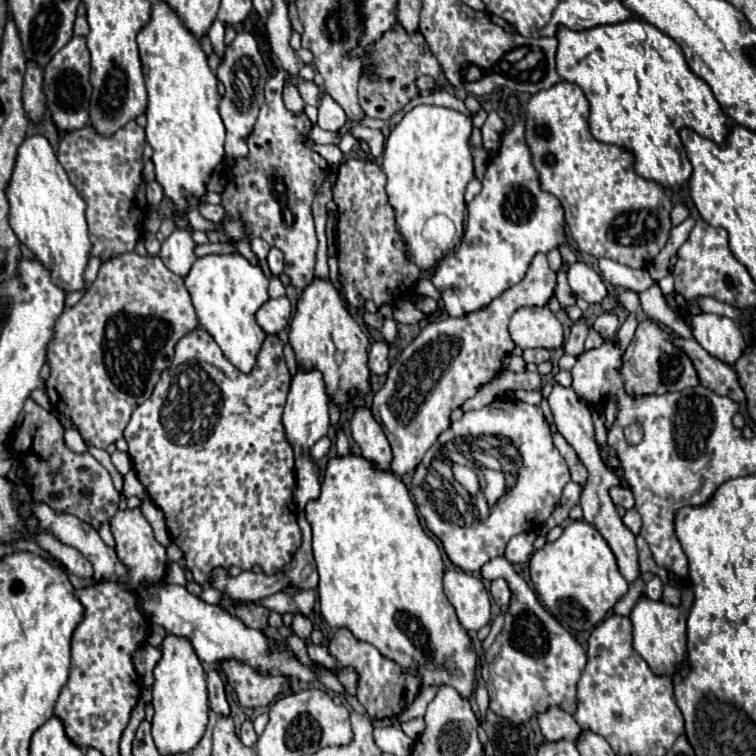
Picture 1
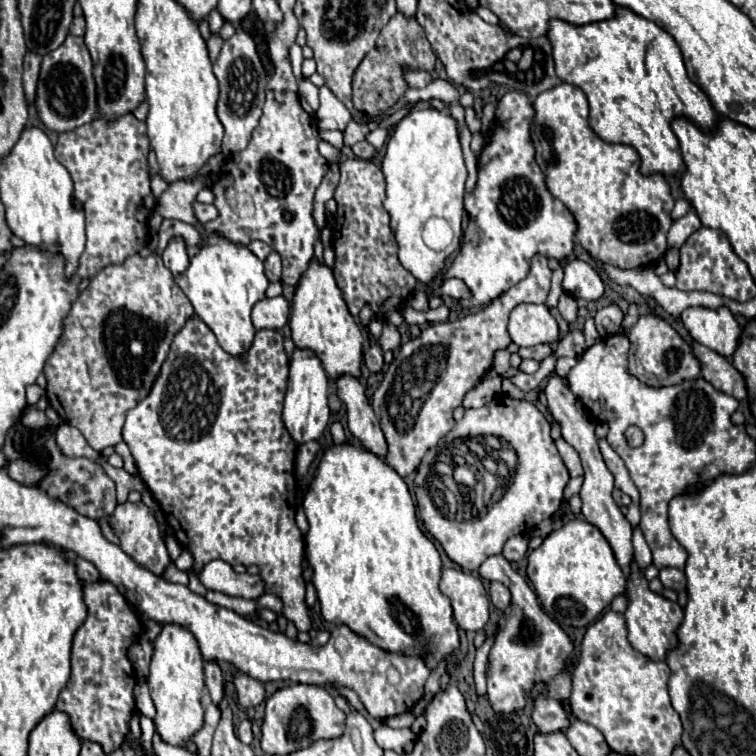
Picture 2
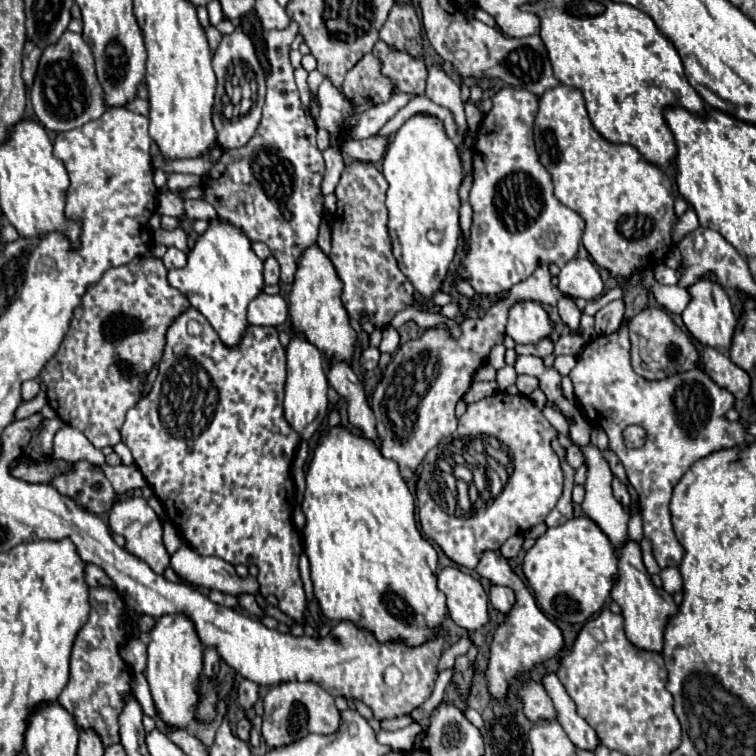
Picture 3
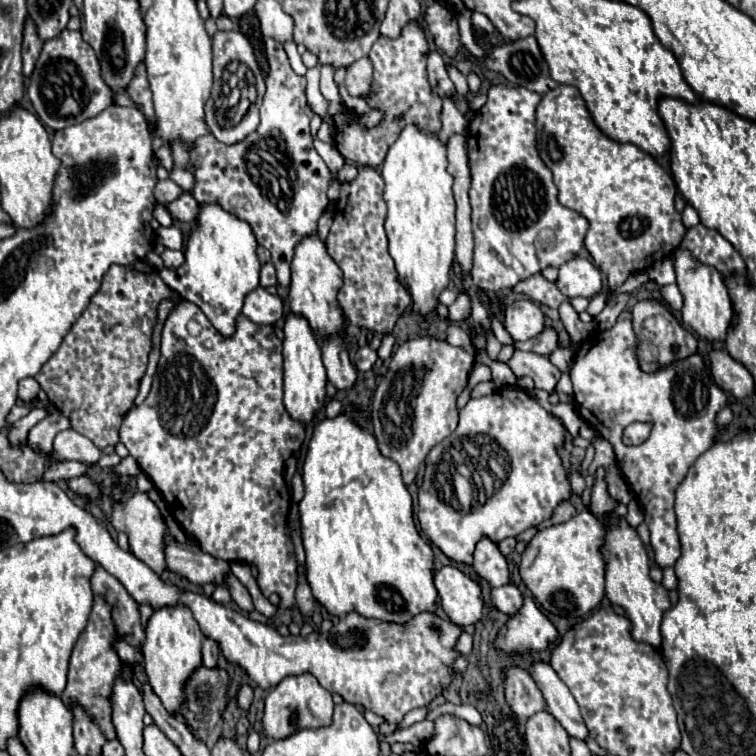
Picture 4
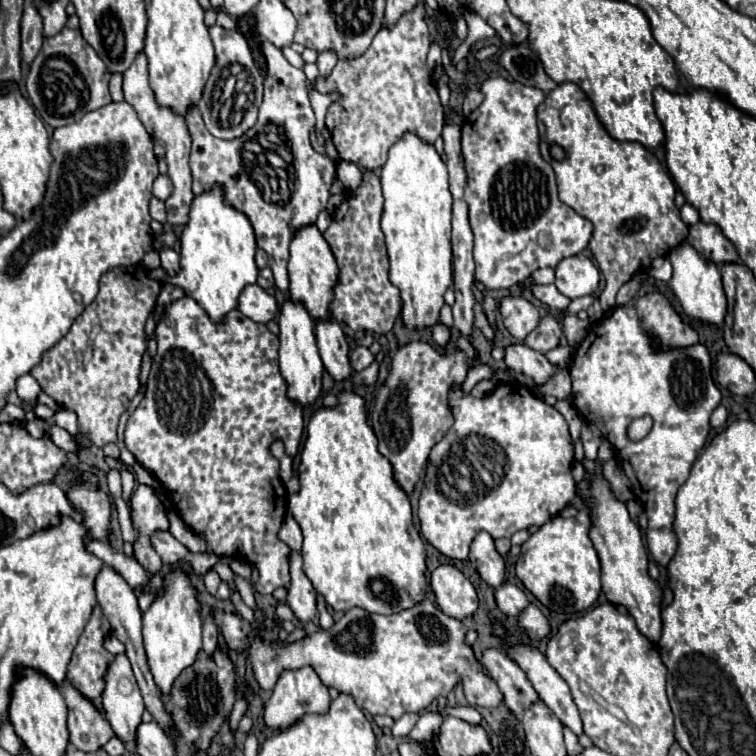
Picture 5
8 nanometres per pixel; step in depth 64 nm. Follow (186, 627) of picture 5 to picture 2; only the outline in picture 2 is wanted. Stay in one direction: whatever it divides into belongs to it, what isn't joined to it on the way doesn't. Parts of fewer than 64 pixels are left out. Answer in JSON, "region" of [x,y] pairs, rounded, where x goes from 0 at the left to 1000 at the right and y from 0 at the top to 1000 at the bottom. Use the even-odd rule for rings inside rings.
{"region":[[[228,825],[214,828],[212,841],[204,847],[204,868],[198,876],[196,907],[206,934],[206,971],[220,984],[246,989],[246,984],[254,981],[259,968],[270,960],[270,873],[265,868],[257,841],[249,833]]]}

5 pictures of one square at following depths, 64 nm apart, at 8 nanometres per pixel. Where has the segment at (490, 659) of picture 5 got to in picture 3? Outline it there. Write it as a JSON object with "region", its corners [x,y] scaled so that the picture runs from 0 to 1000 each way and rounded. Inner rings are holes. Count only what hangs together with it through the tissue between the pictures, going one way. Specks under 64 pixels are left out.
{"region":[[[696,902],[688,910],[688,921],[693,926],[693,944],[698,947],[701,955],[717,955],[717,952],[735,952],[735,937],[722,918],[717,905],[709,902]]]}

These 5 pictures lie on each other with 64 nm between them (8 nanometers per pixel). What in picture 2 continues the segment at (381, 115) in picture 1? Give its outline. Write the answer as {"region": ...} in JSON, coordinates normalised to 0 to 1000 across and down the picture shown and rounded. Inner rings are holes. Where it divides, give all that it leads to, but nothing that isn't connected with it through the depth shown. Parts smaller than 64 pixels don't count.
{"region":[[[529,19],[519,21],[516,29],[503,40],[503,48],[497,53],[497,61],[481,74],[476,90],[468,101],[468,143],[474,148],[481,148],[487,153],[503,153],[513,148],[542,116],[534,106],[534,87],[545,93],[561,93],[574,95],[577,90],[577,74],[561,48],[561,40],[556,32],[545,24],[534,24]]]}

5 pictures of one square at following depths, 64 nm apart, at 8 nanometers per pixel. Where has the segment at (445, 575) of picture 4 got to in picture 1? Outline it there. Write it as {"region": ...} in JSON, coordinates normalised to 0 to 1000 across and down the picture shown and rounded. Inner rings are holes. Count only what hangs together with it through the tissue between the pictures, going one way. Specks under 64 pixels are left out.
{"region":[[[595,754],[587,759],[587,786],[619,836],[632,836],[648,823],[648,786],[635,765],[611,754]]]}

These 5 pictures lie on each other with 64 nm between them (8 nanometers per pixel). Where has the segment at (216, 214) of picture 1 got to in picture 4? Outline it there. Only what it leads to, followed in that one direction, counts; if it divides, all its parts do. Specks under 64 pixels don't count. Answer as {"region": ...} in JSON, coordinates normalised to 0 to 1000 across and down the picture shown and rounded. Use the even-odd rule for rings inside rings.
{"region":[[[243,257],[228,270],[222,270],[222,280],[228,283],[228,288],[241,291],[241,294],[257,294],[259,286],[265,283],[265,275],[267,272],[254,262],[254,257]]]}

